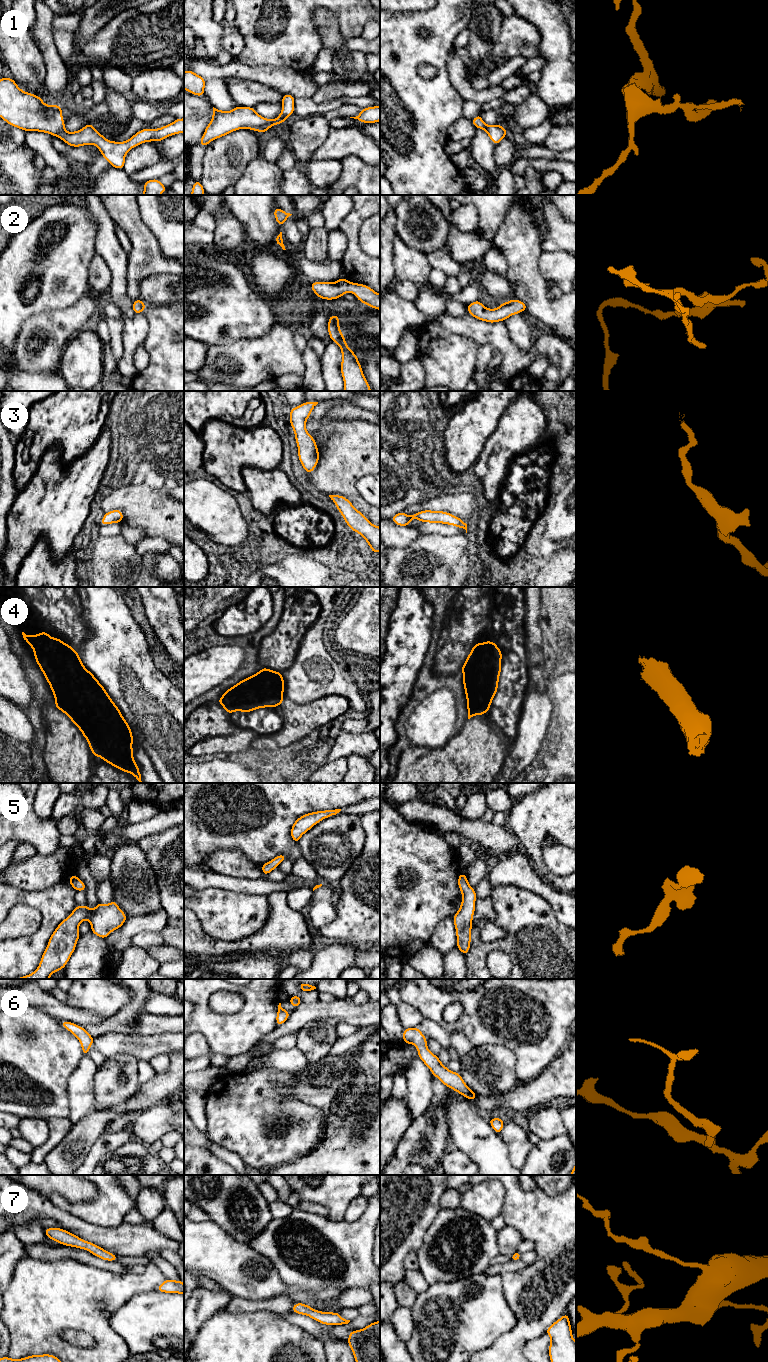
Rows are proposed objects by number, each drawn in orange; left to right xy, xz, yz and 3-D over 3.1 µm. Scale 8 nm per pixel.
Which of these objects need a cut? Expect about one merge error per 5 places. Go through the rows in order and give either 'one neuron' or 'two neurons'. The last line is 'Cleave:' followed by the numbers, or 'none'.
1: one neuron
2: one neuron
3: one neuron
4: one neuron
5: one neuron
6: one neuron
7: one neuron
Cleave: none

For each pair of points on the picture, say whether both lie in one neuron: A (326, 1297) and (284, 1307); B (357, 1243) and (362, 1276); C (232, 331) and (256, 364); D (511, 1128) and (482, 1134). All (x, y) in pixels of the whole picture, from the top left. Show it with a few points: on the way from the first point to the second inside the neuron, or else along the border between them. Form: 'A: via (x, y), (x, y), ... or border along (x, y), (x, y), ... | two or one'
A: border along (285, 1294), (296, 1302) | two
B: via (357, 1251), (359, 1268) | one
C: border along (261, 335), (215, 345) | two
D: border along (499, 1135), (506, 1145), (510, 1156) | two

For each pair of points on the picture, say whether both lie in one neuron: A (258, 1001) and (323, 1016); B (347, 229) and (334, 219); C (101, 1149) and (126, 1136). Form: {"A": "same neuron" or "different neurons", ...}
{"A": "different neurons", "B": "different neurons", "C": "same neuron"}

